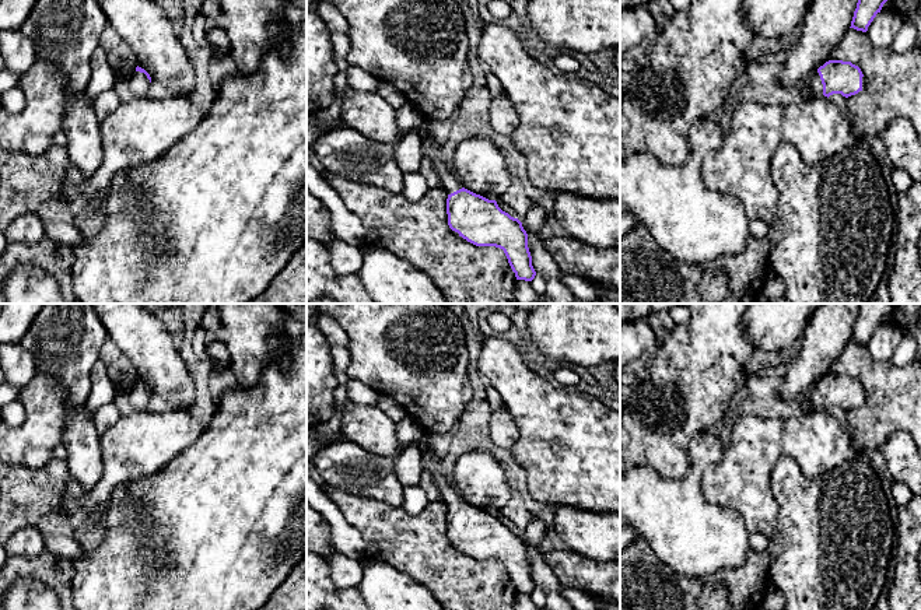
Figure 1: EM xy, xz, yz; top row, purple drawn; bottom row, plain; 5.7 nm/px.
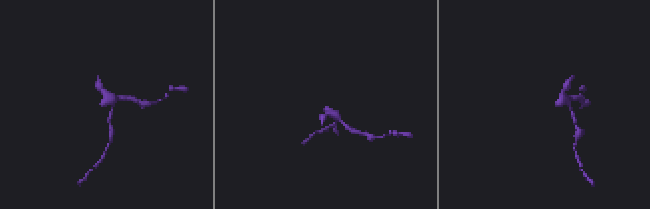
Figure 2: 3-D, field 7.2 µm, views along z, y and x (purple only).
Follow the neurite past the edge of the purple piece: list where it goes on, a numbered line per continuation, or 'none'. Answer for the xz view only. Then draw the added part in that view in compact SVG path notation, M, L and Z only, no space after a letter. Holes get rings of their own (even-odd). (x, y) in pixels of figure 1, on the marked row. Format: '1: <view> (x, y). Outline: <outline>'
1: xz (450, 182). Outline: M426 126L426 130L421 133L421 136L423 136L423 157L427 157L431 159L444 190L448 194L451 194L462 189L462 183L455 176L451 166L447 166L442 162L442 155L435 144L435 137L427 126Z

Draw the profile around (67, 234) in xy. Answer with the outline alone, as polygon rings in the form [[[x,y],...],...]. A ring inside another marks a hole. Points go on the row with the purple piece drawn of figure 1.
[[[70,222],[45,224],[45,232],[53,242],[70,246],[71,249],[83,241],[83,235],[78,228]]]

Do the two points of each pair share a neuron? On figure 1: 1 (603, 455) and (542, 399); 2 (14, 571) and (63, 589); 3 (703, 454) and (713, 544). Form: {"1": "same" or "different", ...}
{"1": "same", "2": "same", "3": "same"}

